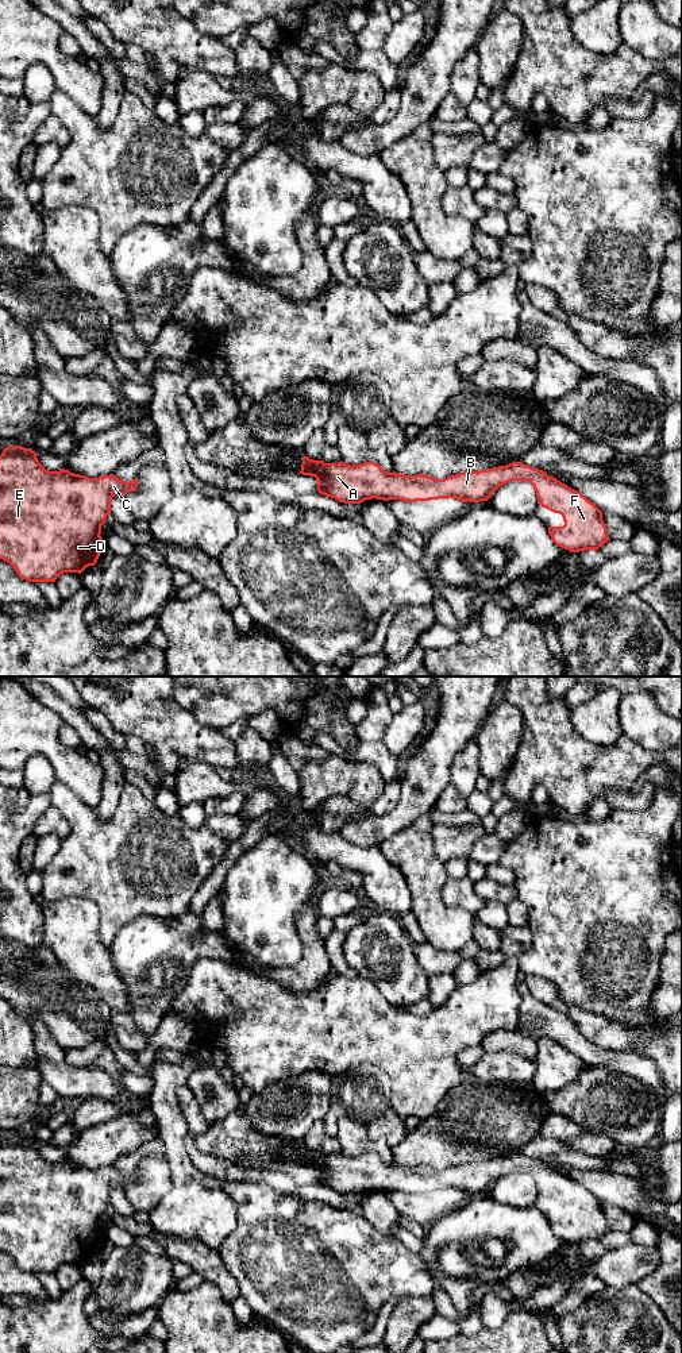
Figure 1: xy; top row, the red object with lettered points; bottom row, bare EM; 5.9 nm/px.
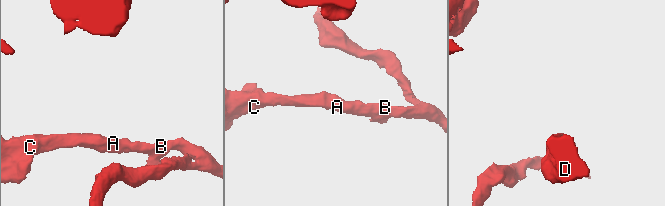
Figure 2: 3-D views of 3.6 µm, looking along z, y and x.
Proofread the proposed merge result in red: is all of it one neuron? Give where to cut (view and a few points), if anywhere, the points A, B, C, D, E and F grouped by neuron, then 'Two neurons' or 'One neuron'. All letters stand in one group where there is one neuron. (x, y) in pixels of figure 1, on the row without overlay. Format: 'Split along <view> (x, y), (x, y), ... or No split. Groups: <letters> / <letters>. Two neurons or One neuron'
No split. Groups: A B C D E F. One neuron

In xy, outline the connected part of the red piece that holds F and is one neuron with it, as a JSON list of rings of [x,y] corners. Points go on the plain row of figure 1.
[[[303,1148],[301,1163],[298,1165],[311,1167],[317,1171],[317,1183],[323,1187],[338,1191],[344,1195],[361,1195],[366,1191],[402,1191],[402,1192],[429,1192],[439,1190],[456,1190],[462,1194],[488,1192],[492,1186],[502,1176],[512,1172],[528,1172],[537,1188],[537,1195],[563,1209],[563,1218],[548,1218],[548,1225],[552,1233],[570,1244],[585,1241],[598,1241],[609,1230],[606,1217],[602,1211],[602,1203],[590,1194],[579,1183],[569,1179],[554,1168],[547,1167],[543,1161],[524,1156],[523,1153],[512,1153],[506,1157],[492,1159],[479,1163],[459,1164],[443,1171],[436,1171],[429,1167],[416,1165],[405,1167],[388,1164],[374,1153],[361,1156],[346,1156],[342,1152],[338,1155],[324,1155]]]

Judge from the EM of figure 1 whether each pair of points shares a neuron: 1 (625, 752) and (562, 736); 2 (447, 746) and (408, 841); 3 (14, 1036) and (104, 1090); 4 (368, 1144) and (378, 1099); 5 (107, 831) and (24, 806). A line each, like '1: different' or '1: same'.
1: same
2: different
3: different
4: different
5: different

